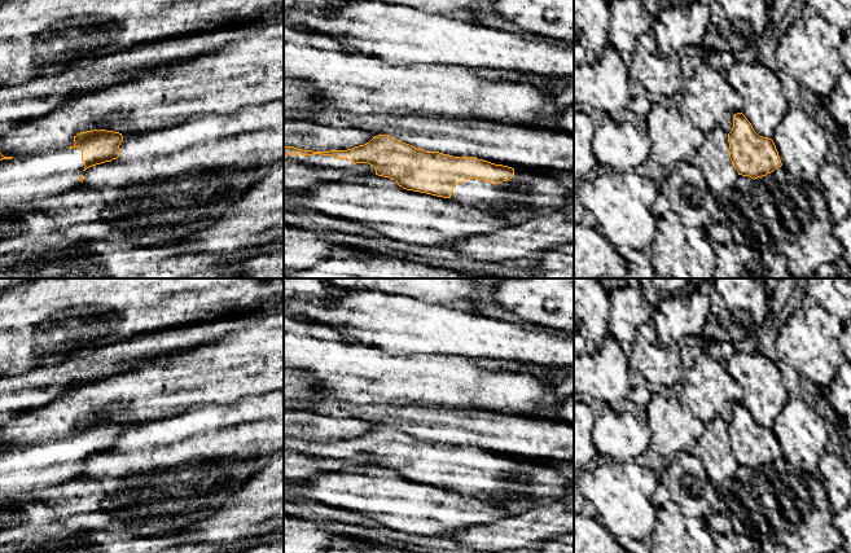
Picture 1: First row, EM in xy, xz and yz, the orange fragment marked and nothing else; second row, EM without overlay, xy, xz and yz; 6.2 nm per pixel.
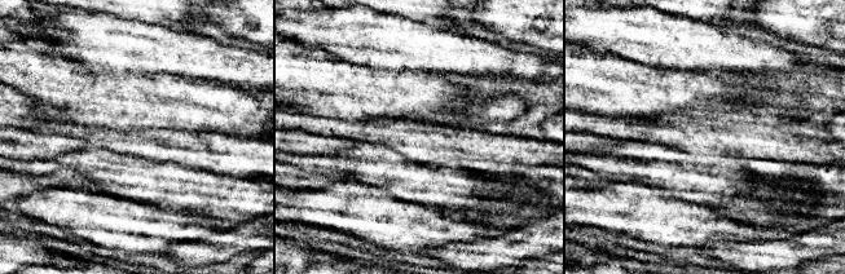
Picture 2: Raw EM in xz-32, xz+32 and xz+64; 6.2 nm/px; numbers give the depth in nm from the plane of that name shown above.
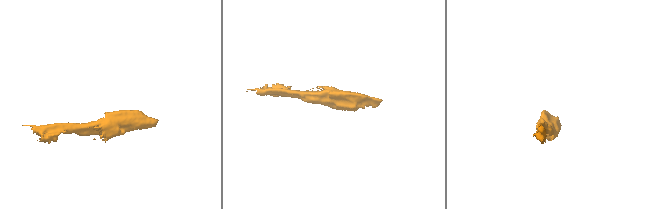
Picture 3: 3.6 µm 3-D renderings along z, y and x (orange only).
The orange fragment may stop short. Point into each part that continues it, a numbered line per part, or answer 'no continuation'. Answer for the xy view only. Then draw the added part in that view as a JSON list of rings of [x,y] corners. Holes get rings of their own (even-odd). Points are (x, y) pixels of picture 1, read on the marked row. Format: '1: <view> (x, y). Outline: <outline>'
1: xy (22, 179). Outline: [[[63,149],[39,155],[0,161],[0,207],[47,198],[82,188],[82,149]]]

